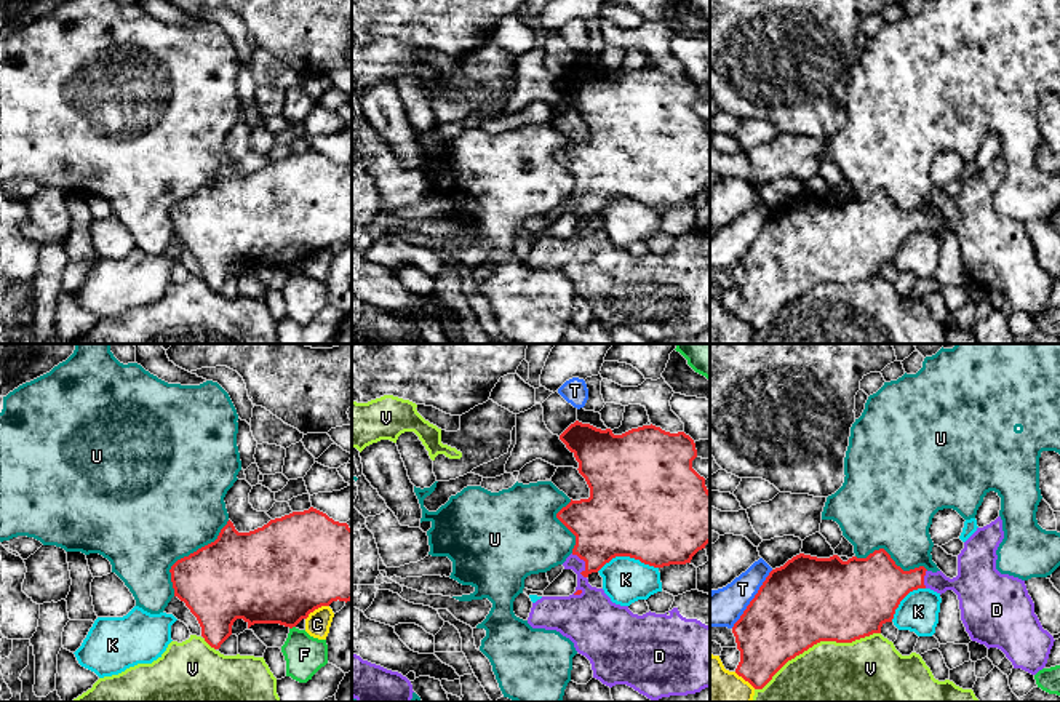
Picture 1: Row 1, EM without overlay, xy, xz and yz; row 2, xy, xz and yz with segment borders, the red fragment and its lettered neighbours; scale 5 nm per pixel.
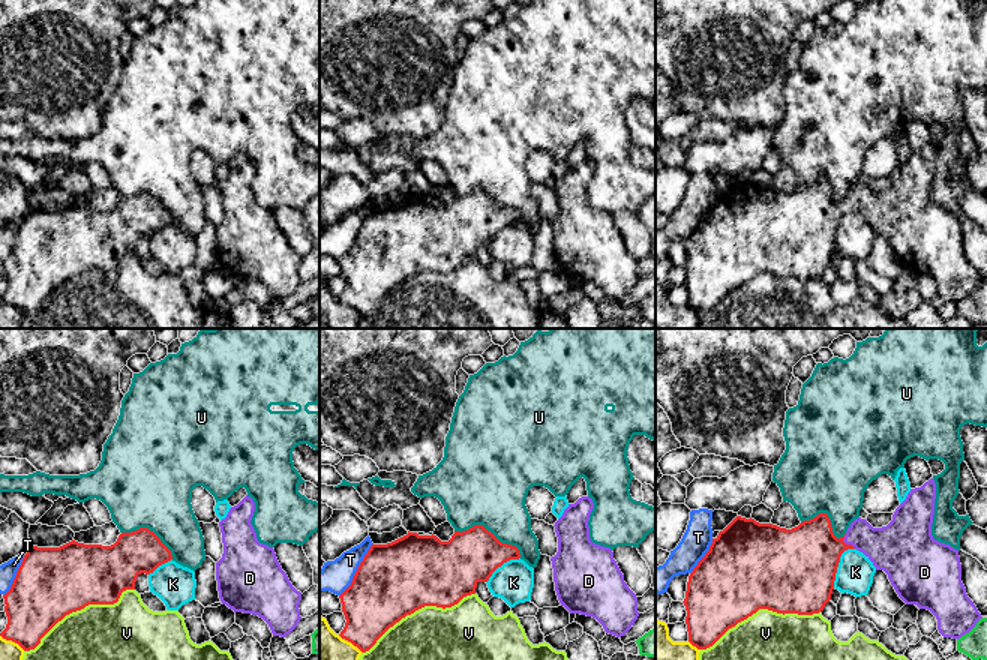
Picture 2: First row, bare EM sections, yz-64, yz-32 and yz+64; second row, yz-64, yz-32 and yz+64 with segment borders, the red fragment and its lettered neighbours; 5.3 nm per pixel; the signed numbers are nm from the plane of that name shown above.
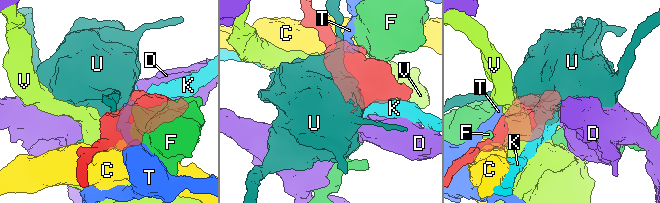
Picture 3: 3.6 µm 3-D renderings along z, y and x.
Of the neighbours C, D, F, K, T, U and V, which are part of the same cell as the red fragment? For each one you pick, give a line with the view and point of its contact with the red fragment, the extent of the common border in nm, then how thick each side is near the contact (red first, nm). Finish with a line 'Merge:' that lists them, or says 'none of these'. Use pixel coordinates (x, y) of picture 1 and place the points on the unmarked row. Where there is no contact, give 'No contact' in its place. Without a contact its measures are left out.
D: Touches red at xz (585, 205). Shared border 150 nm. Thickness 360 nm (red) against 220 nm
Merge: D

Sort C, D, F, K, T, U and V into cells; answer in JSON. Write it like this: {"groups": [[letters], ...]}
{"groups": [["C"], ["D"], ["F"], ["K"], ["T"], ["U"], ["V"]]}

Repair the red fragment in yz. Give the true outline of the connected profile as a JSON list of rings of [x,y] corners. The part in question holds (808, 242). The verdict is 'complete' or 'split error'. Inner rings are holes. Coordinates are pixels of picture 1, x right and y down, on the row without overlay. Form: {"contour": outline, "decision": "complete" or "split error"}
{"contour": [[[1001,158],[977,170],[958,197],[958,217],[953,221],[942,213],[927,213],[924,208],[903,213],[884,190],[875,192],[867,200],[852,198],[847,203],[838,197],[817,200],[799,195],[793,198],[769,214],[732,269],[740,293],[735,315],[755,331],[763,331],[788,302],[820,283],[852,285],[881,275],[881,269],[892,264],[895,251],[910,233],[930,230],[940,237],[946,232],[958,237],[961,262],[972,283],[988,291],[1001,291],[1014,310],[1036,317],[1046,309],[1055,281],[1034,256],[1034,245],[1025,222],[996,211],[996,192],[1002,181]]], "decision": "split error"}

